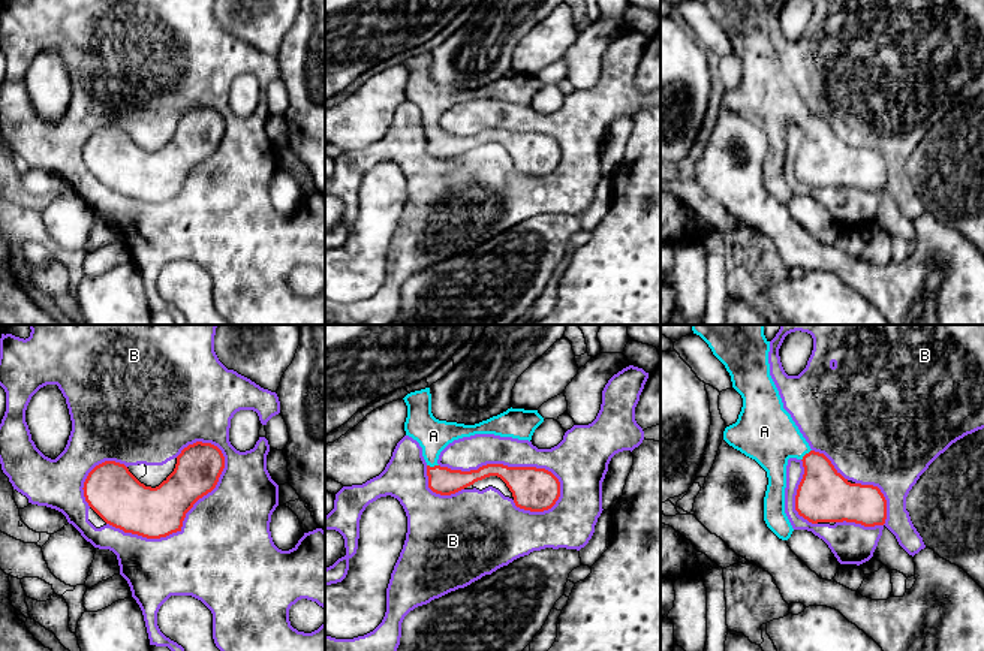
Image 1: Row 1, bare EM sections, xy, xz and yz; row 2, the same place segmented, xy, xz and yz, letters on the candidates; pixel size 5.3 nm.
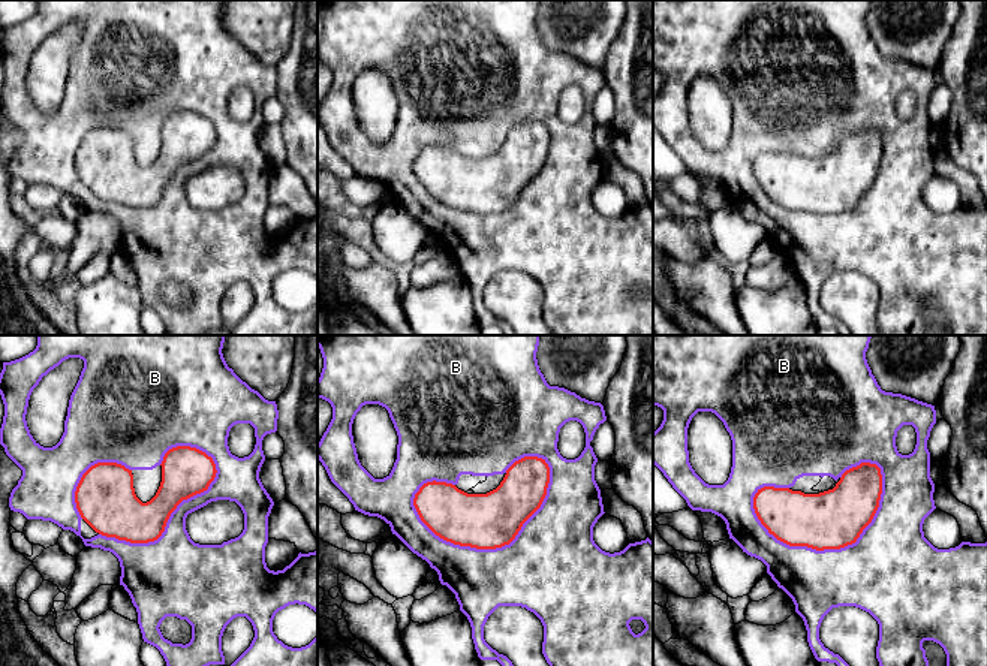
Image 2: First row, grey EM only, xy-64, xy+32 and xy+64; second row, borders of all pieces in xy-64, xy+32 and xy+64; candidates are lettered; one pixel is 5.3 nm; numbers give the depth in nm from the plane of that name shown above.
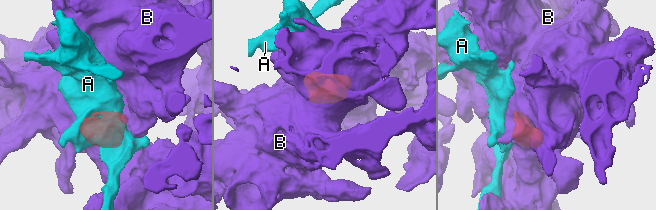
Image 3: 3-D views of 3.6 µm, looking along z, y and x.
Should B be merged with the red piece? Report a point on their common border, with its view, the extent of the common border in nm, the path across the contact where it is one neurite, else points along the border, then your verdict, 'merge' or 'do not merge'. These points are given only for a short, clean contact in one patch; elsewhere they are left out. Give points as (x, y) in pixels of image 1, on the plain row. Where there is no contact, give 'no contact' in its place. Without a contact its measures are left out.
xy (181, 190) | 750 nm | do not merge

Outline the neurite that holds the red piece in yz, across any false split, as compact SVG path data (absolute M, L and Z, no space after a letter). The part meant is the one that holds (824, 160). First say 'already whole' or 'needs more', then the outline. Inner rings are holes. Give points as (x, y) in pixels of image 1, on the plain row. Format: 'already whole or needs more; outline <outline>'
needs more; outline M699 0L713 19L725 30L732 52L741 60L743 72L735 88L723 96L723 105L746 121L755 124L765 136L768 150L764 162L764 186L782 205L794 196L785 178L786 130L789 123L803 126L804 139L795 160L795 175L812 189L855 187L864 192L884 190L887 165L873 150L851 148L819 117L810 114L791 79L783 73L779 55L770 40L770 6L765 0Z

